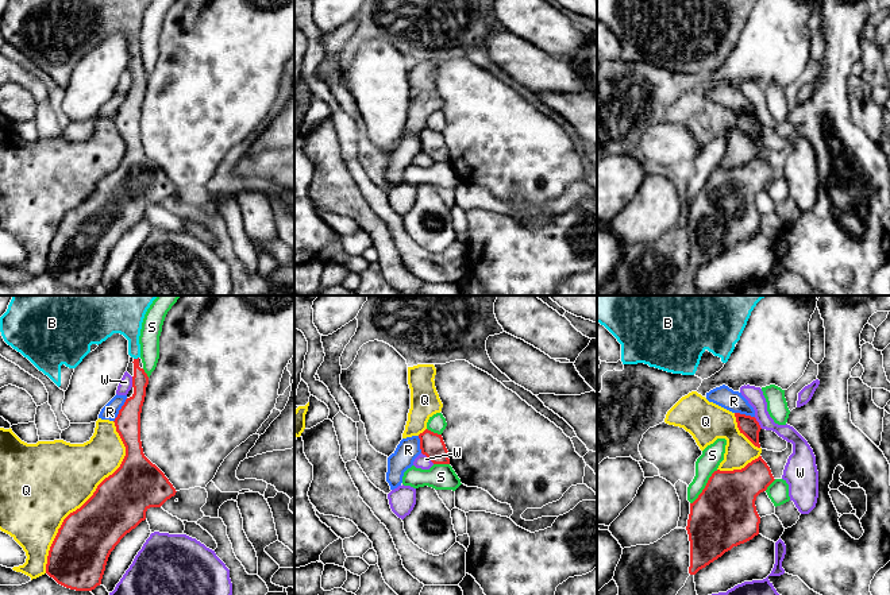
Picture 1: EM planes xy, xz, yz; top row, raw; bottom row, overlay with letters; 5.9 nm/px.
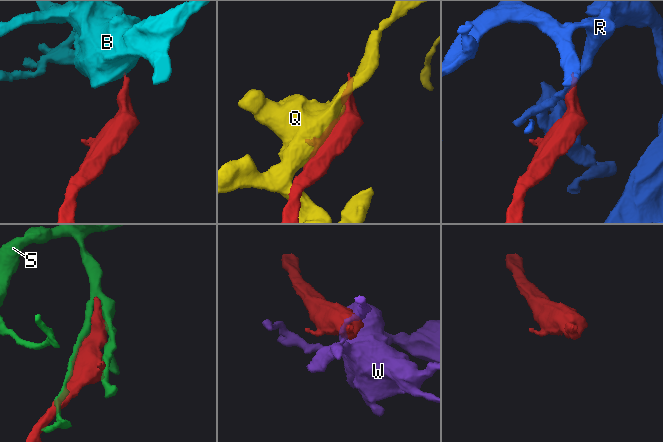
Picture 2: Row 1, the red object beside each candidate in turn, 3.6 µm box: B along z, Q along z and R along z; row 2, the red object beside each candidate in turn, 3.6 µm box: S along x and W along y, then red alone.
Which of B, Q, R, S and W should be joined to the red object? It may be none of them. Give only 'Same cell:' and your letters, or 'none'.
Same cell: B

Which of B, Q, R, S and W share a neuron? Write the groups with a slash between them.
B / Q / R / S / W

